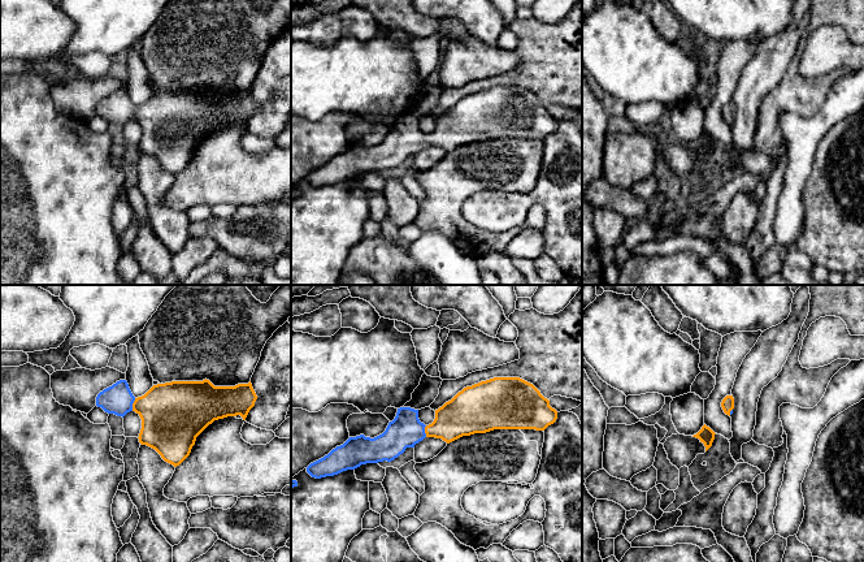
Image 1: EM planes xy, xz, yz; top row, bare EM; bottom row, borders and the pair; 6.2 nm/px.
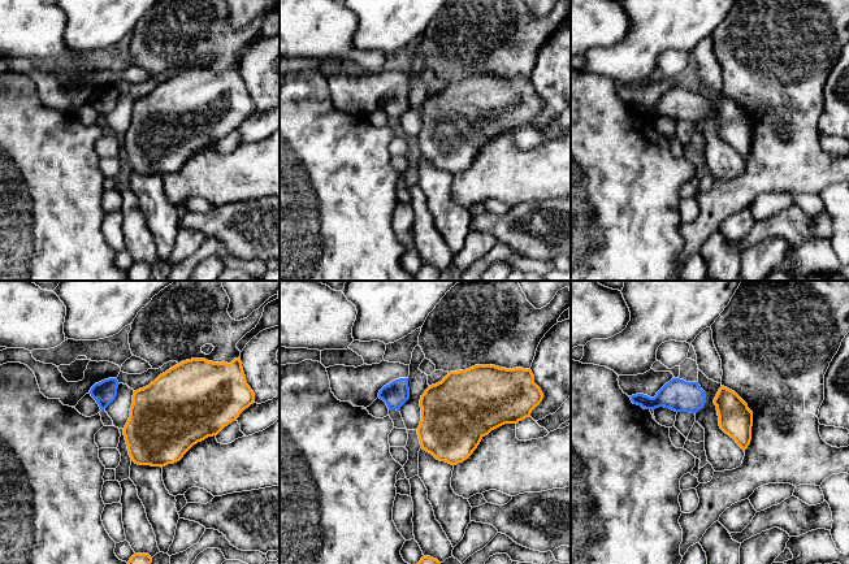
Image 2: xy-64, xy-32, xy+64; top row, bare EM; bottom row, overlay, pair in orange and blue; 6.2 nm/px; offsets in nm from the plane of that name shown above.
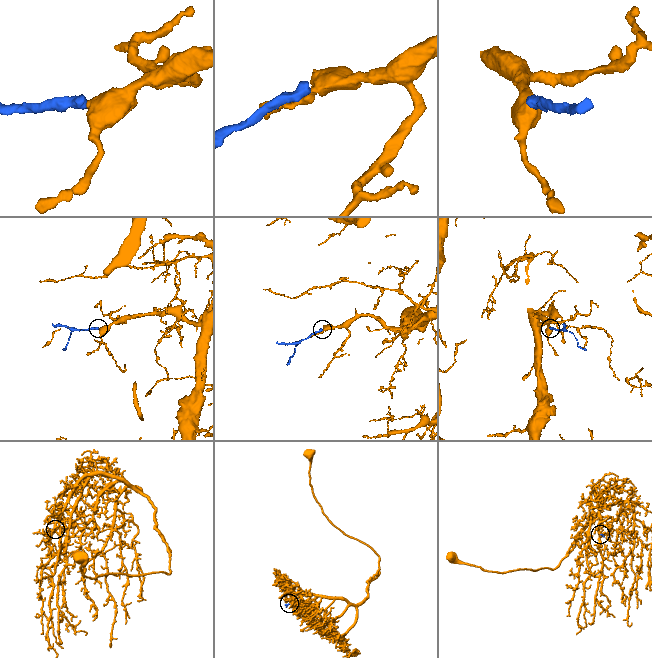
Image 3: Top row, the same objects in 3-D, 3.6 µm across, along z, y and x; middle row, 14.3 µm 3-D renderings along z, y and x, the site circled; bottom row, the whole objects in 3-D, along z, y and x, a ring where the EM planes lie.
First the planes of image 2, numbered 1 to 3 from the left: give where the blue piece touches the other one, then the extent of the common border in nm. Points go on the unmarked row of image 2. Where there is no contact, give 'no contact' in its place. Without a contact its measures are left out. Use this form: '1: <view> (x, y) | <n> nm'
1: no contact
2: no contact
3: no contact

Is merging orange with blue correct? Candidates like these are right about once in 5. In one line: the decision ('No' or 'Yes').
Yes

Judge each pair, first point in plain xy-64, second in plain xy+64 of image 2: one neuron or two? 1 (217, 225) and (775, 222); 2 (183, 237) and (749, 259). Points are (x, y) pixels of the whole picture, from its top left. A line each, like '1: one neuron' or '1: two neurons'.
1: one neuron
2: one neuron

